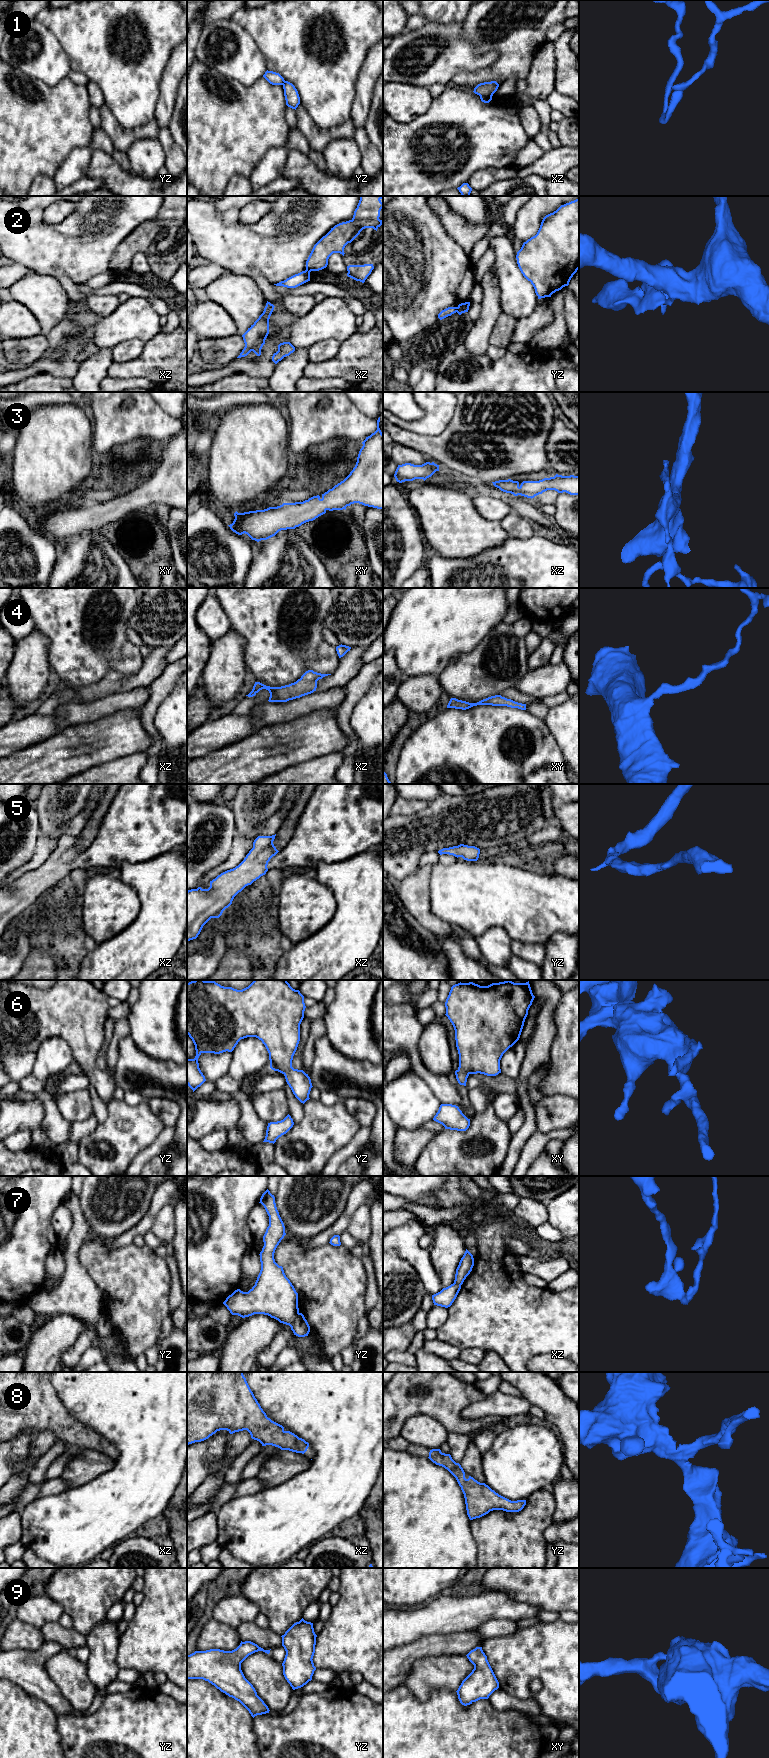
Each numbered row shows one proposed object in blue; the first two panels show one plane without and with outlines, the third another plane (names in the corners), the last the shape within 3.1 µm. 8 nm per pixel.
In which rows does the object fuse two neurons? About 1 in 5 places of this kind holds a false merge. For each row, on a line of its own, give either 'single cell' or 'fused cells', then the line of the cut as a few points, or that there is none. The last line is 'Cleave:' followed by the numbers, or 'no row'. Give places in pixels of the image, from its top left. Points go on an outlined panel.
1: fused cells; cut in yz along (285, 81), (282, 84)
2: fused cells; cut in yz along (457, 307), (455, 311)
3: single cell; no cut
4: single cell; no cut
5: single cell; no cut
6: single cell; no cut
7: fused cells; cut in yz along (299, 1313), (290, 1326)
8: single cell; no cut
9: single cell; no cut
Cleave: 1, 2, 7

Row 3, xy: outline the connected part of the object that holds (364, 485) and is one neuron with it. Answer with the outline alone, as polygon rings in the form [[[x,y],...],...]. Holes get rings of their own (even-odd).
[[[380,417],[377,420],[377,430],[362,442],[363,446],[359,451],[357,462],[350,474],[332,489],[319,495],[313,496],[303,502],[283,503],[277,507],[269,507],[264,510],[249,511],[244,513],[234,513],[235,519],[232,524],[228,525],[230,529],[238,535],[247,534],[252,540],[257,542],[267,540],[275,536],[281,530],[295,529],[302,524],[313,521],[319,516],[326,513],[327,510],[346,510],[347,506],[354,503],[359,503],[364,506],[383,509],[383,433],[379,428]]]

